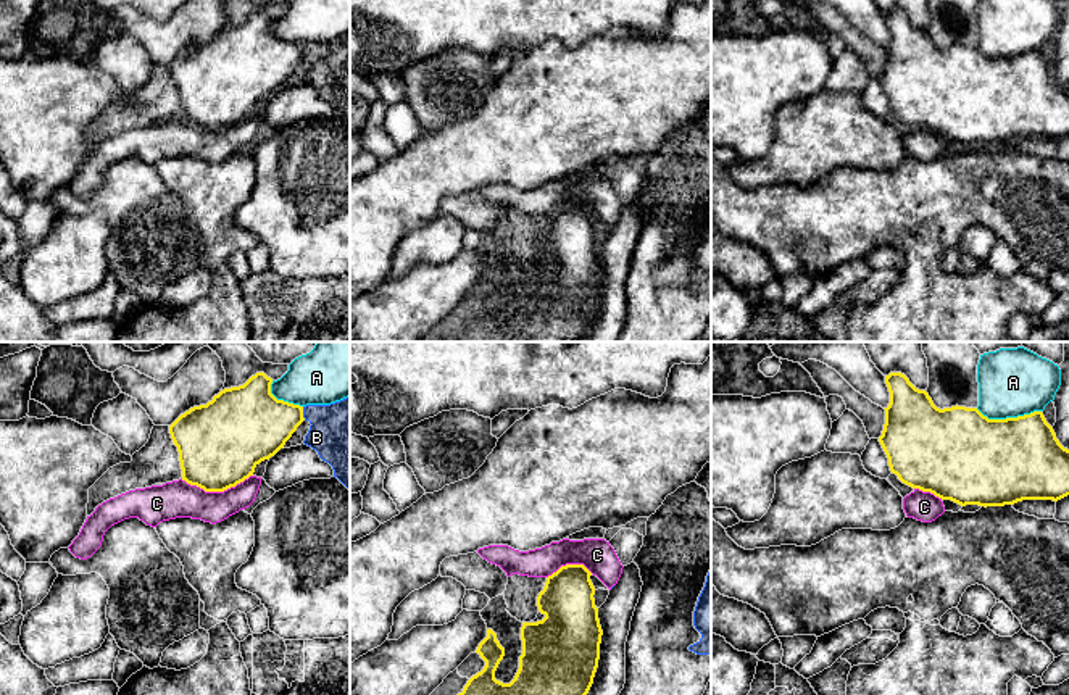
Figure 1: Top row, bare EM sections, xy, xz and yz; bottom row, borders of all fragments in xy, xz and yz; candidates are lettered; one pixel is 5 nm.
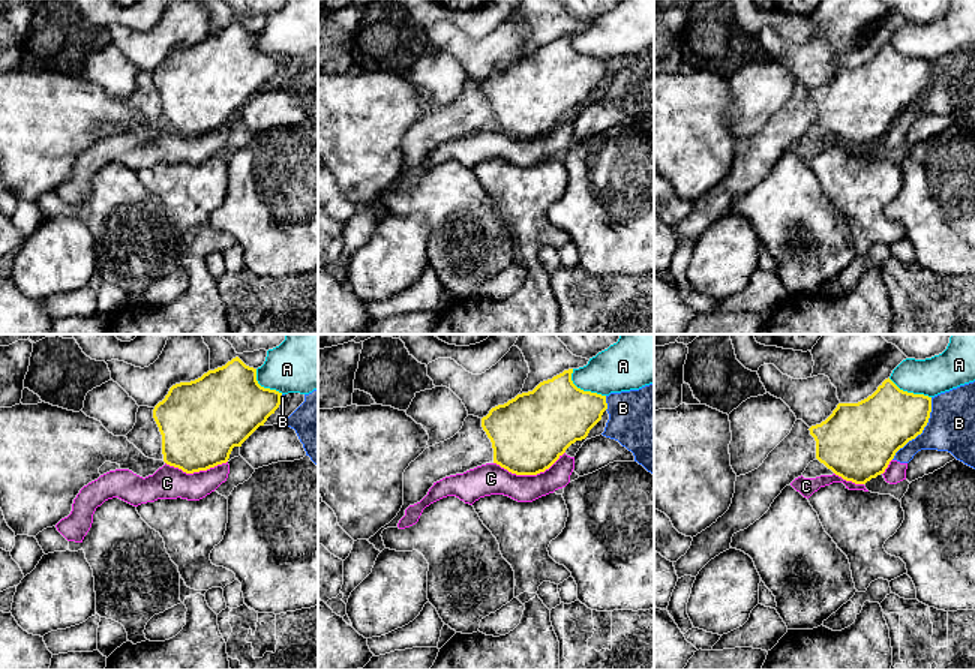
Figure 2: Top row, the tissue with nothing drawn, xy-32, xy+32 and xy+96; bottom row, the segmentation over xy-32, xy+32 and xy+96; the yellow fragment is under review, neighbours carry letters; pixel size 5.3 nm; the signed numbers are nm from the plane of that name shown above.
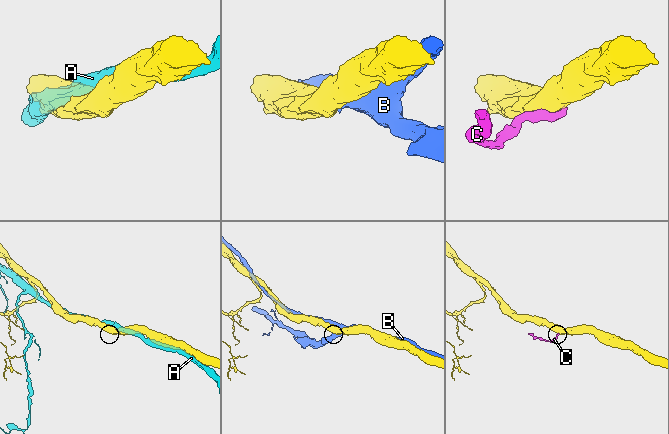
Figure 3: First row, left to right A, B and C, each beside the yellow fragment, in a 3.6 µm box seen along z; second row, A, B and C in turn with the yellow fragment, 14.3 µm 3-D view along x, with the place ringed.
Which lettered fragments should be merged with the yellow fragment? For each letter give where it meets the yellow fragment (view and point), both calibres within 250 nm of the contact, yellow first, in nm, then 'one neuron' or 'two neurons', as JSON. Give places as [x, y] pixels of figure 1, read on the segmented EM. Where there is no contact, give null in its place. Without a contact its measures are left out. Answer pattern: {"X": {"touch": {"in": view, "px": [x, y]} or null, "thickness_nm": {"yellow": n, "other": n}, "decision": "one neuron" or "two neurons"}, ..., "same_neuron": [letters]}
{"A": {"touch": {"in": "yz", "px": [1008, 418]}, "thickness_nm": {"yellow": 440, "other": 340}, "decision": "two neurons"}, "B": {"touch": {"in": "xy", "px": [302, 413]}, "thickness_nm": {"yellow": 360, "other": 340}, "decision": "two neurons"}, "C": {"touch": {"in": "xy", "px": [216, 491]}, "thickness_nm": {"yellow": 420, "other": 190}, "decision": "two neurons"}, "same_neuron": []}

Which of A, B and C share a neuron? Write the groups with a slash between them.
A / B C

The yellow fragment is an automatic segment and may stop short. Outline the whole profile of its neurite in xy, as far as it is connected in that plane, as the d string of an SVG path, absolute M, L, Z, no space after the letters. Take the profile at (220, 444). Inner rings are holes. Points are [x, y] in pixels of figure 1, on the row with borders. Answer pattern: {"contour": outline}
{"contour": "M256 372L243 385L221 390L169 426L182 481L205 492L224 492L284 448L305 421L303 406L277 400L271 384L271 377Z"}

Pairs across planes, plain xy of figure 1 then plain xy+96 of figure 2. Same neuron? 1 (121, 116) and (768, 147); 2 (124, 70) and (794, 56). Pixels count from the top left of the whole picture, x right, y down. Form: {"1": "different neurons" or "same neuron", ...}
{"1": "same neuron", "2": "different neurons"}

